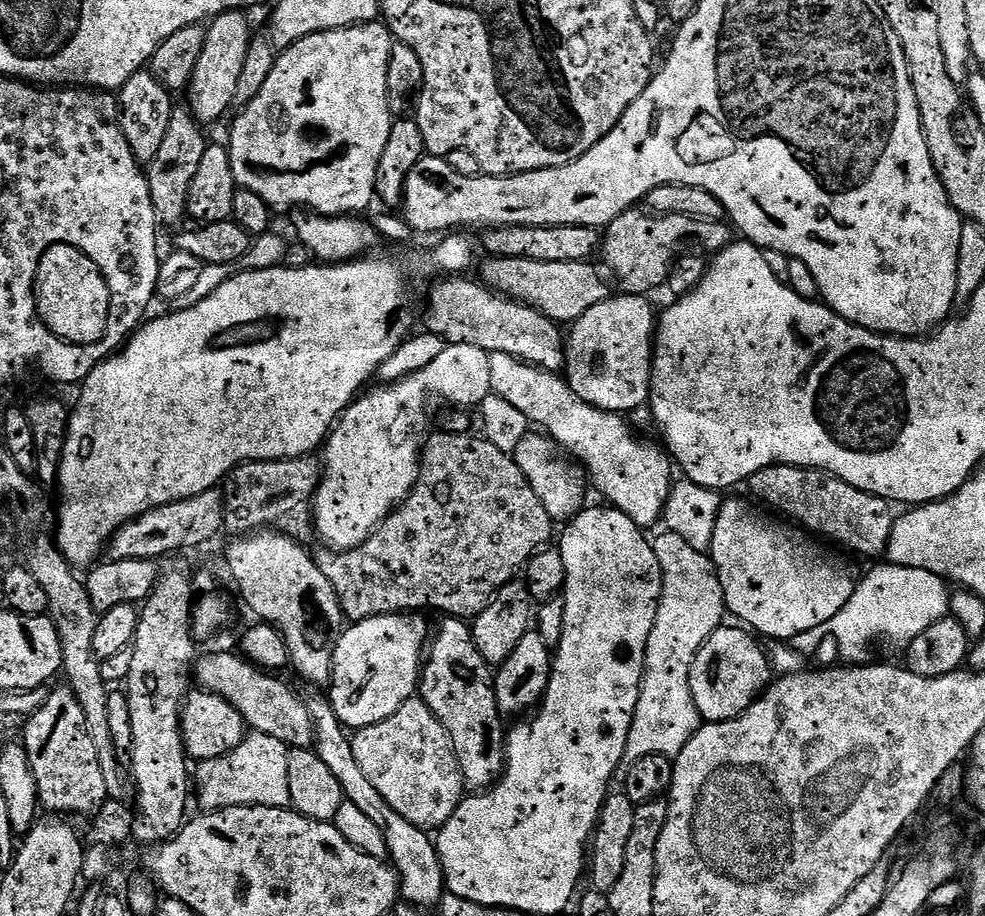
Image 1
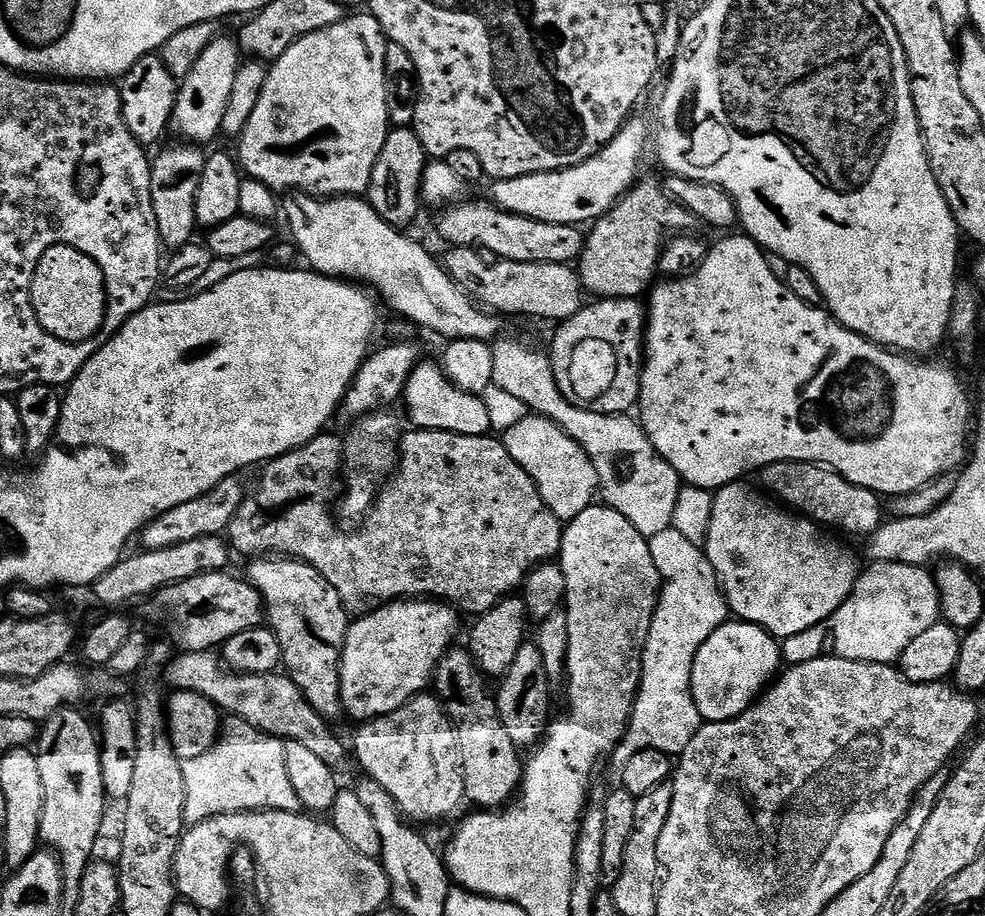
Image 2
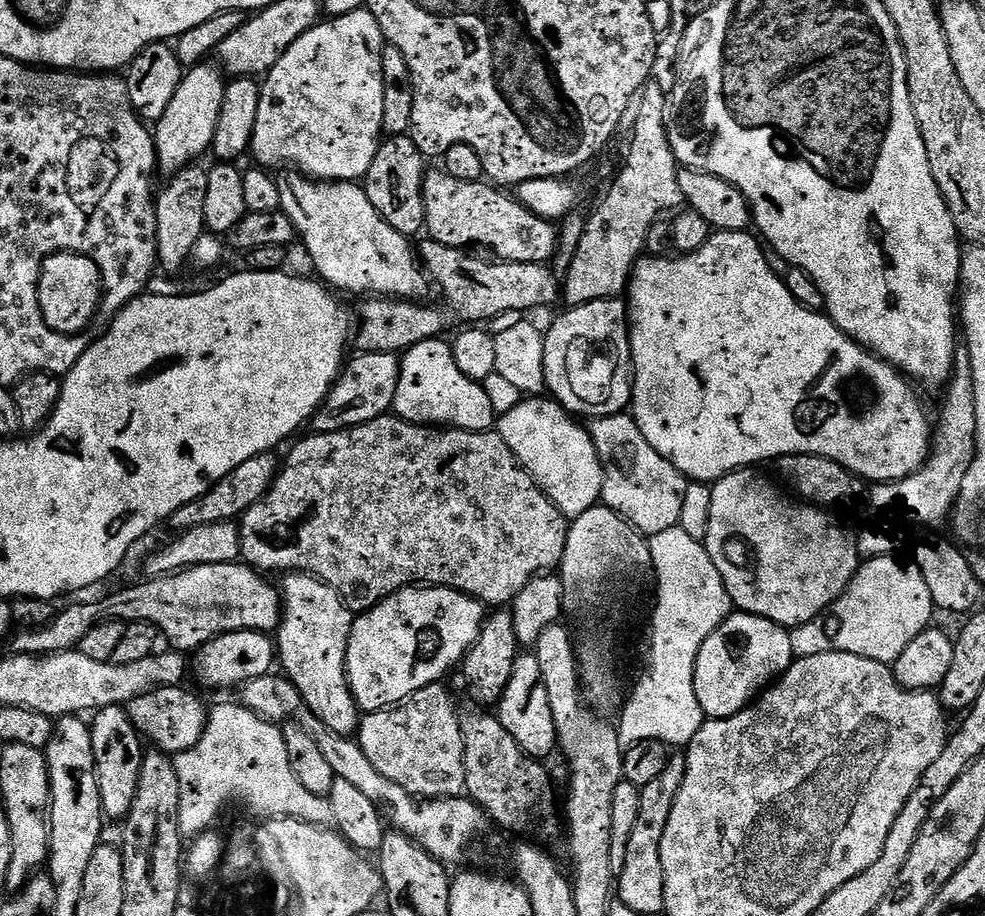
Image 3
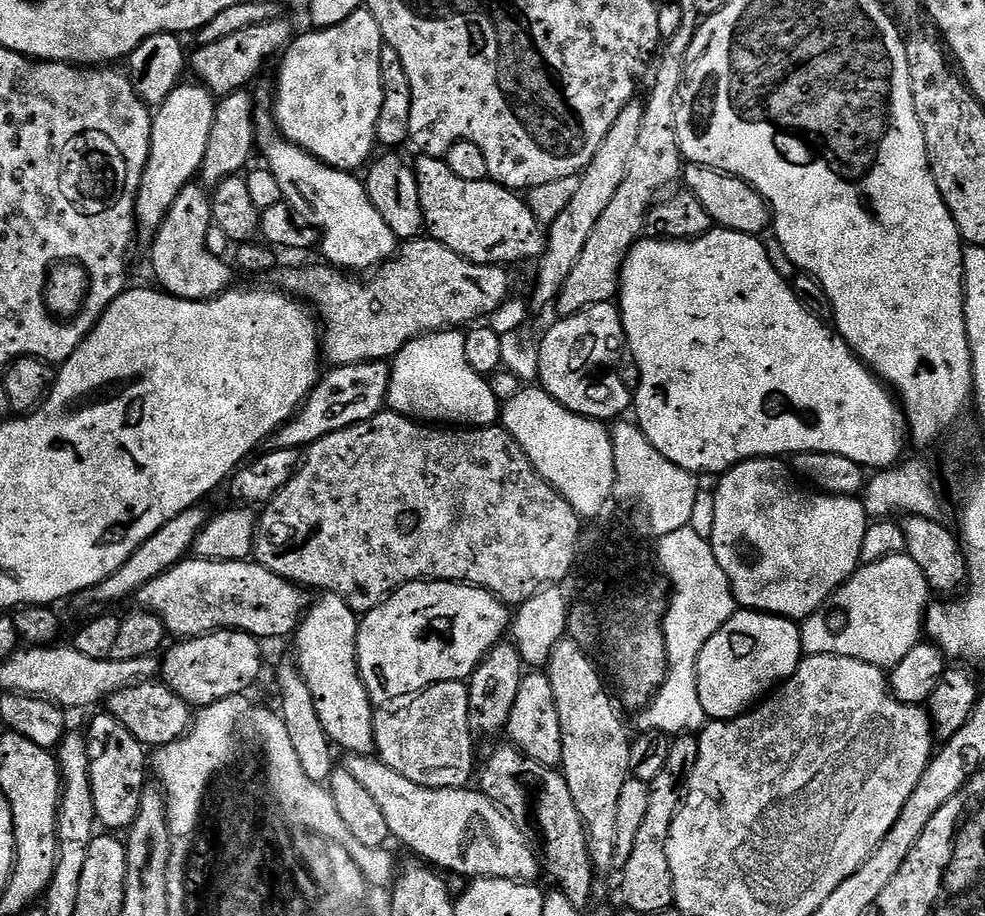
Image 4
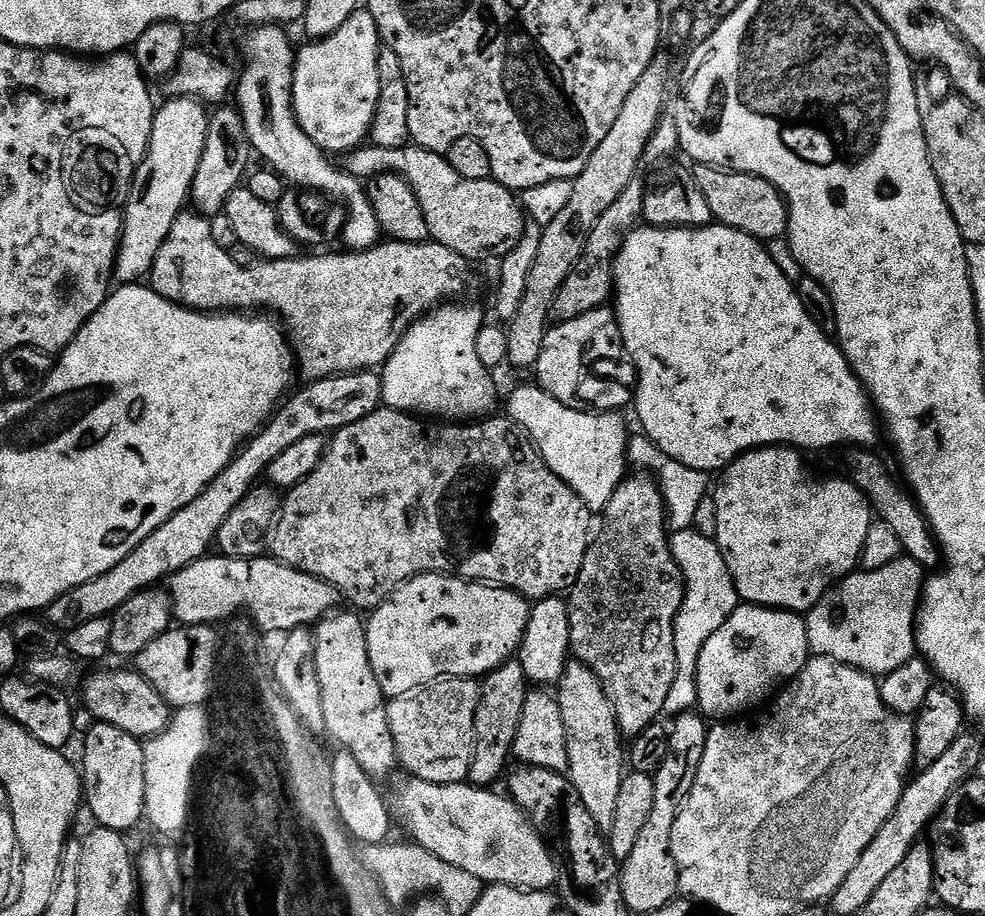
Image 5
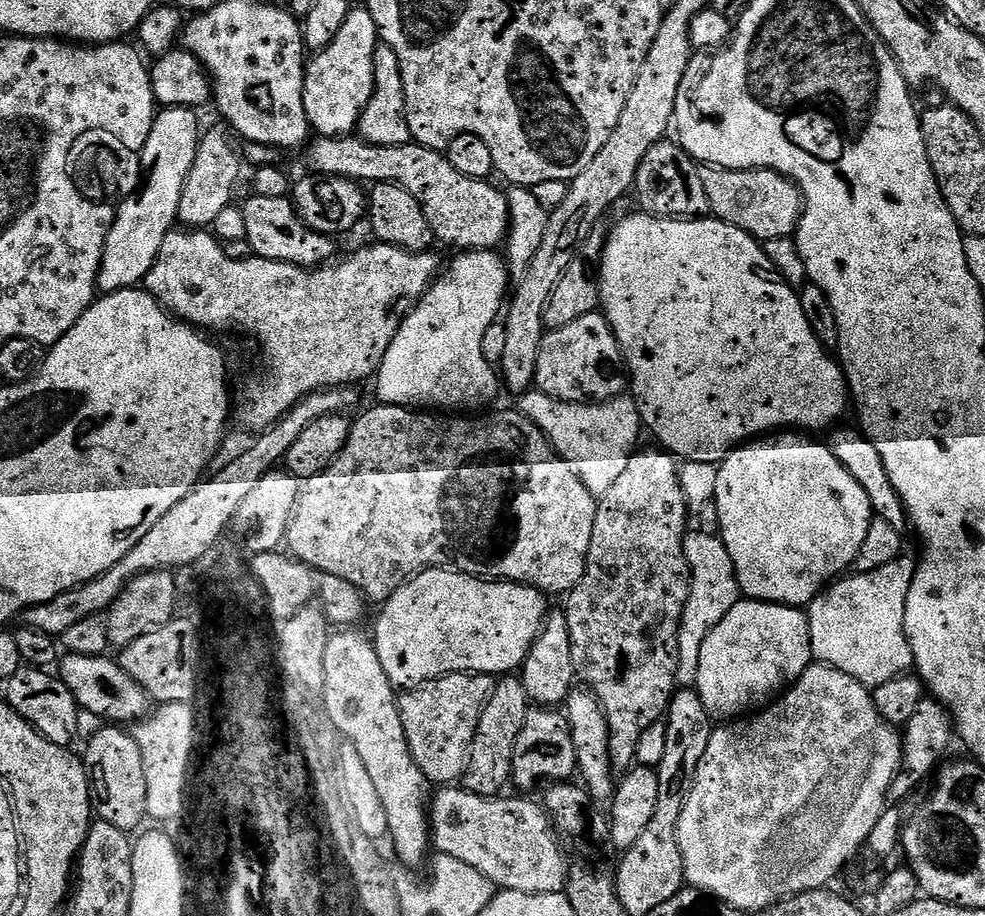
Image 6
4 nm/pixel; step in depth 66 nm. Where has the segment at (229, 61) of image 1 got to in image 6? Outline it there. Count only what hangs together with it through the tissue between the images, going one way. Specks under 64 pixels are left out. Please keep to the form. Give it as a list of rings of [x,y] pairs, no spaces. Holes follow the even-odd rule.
[[[191,108],[157,111],[150,138],[146,138],[146,146],[140,152],[142,183],[119,201],[116,221],[108,231],[100,263],[98,288],[101,293],[135,288],[144,281],[162,250],[162,242],[166,242],[168,233],[173,231],[178,220],[178,202],[182,202],[182,186],[186,186],[186,174],[190,174],[190,166],[194,166],[200,145],[202,127],[196,116]]]

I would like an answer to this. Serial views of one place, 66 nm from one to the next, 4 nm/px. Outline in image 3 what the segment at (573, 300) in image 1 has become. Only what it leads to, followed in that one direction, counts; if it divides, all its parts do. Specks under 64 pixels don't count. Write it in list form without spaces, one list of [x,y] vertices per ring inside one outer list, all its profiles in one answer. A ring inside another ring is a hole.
[[[424,238],[418,244],[418,260],[423,264],[429,277],[433,281],[440,280],[440,292],[444,295],[444,300],[448,303],[448,308],[452,312],[443,312],[440,308],[427,308],[427,303],[413,302],[411,300],[397,300],[395,298],[368,298],[358,312],[358,327],[354,332],[354,344],[360,352],[394,352],[403,354],[408,349],[414,347],[418,342],[435,340],[443,337],[444,327],[452,324],[455,320],[461,320],[464,326],[480,326],[485,322],[498,318],[499,315],[507,311],[520,311],[531,313],[531,308],[544,308],[547,304],[552,304],[562,292],[562,284],[557,273],[548,264],[527,264],[526,262],[510,262],[501,260],[493,262],[491,259],[479,260],[472,256],[471,251],[463,248],[451,248],[442,246],[442,242],[431,238]]]

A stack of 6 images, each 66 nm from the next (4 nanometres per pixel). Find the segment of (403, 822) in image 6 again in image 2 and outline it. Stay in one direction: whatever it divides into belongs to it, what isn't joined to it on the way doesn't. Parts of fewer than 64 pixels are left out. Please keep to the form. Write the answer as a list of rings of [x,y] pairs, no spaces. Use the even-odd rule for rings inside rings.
[[[256,558],[246,573],[246,579],[260,591],[264,599],[266,620],[272,632],[278,638],[280,649],[284,655],[282,664],[288,677],[295,682],[298,690],[314,706],[314,710],[325,720],[336,722],[342,716],[340,702],[340,659],[344,653],[344,639],[348,633],[350,614],[344,608],[342,598],[338,598],[338,590],[318,574],[318,570],[311,568],[303,560],[291,558]]]

